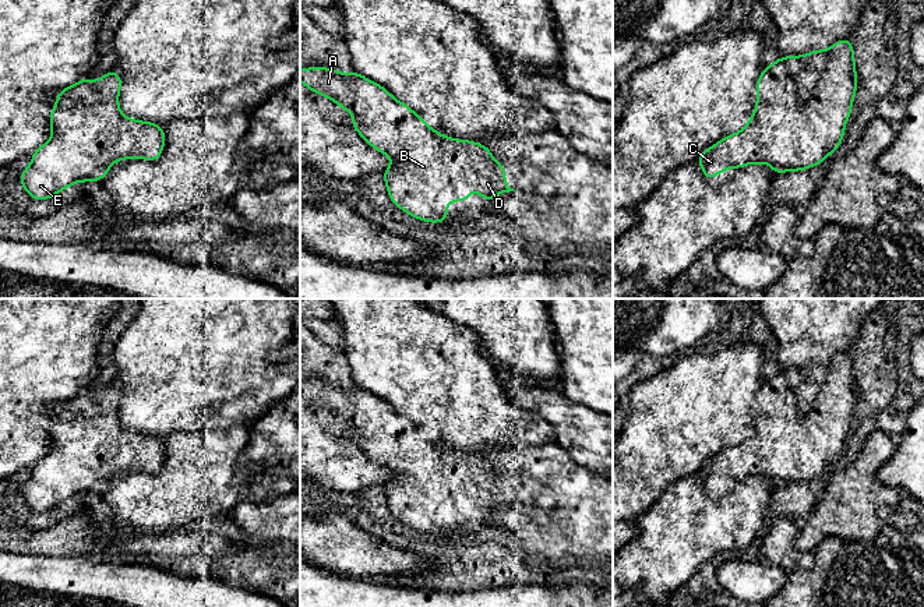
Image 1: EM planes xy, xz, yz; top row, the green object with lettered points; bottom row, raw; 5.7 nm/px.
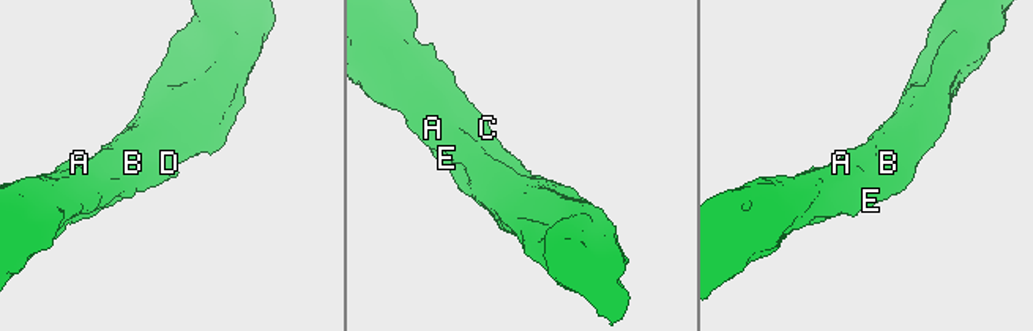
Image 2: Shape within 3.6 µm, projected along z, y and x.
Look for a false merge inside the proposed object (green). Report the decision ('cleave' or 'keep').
keep

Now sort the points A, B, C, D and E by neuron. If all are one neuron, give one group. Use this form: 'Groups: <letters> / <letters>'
Groups: A B C D E

